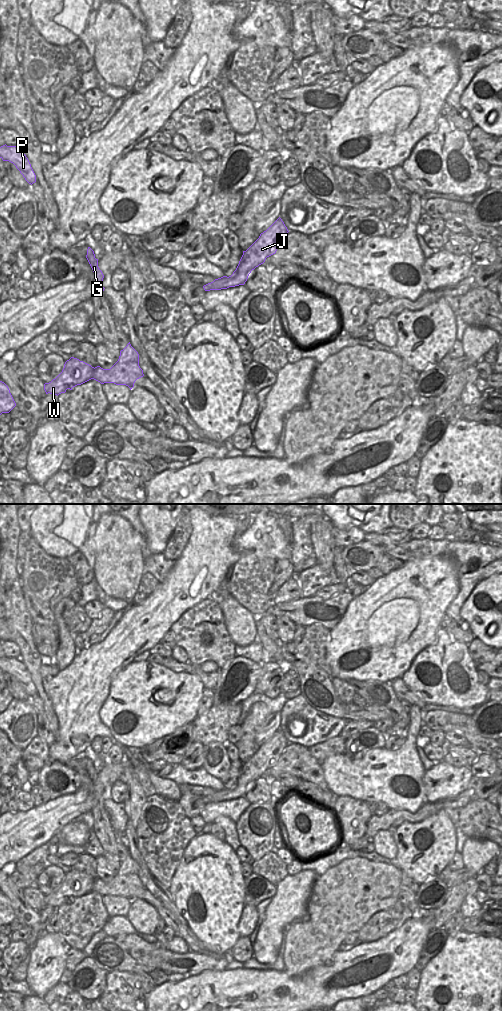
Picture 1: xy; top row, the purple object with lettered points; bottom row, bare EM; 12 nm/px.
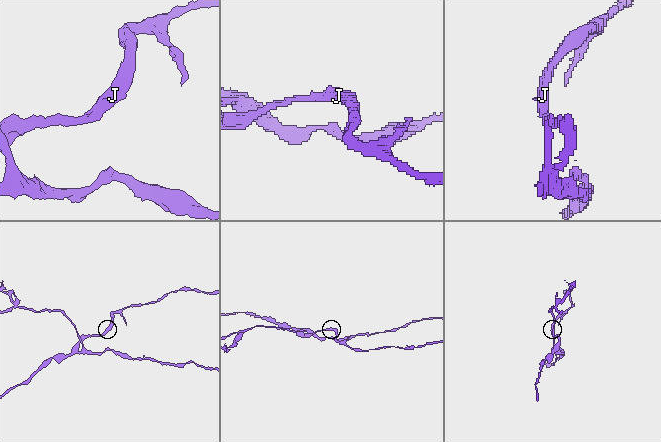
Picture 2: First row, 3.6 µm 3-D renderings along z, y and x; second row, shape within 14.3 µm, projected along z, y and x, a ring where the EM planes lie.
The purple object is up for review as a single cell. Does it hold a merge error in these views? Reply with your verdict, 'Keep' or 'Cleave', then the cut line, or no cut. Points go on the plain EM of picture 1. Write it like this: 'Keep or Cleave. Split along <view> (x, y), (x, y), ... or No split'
Cleave. Split along xy (95, 880), (91, 890)

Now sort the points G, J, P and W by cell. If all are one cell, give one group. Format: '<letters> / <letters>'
G P / J W

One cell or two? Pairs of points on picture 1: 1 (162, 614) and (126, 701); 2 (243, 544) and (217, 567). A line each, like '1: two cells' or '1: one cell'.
1: two cells
2: two cells

